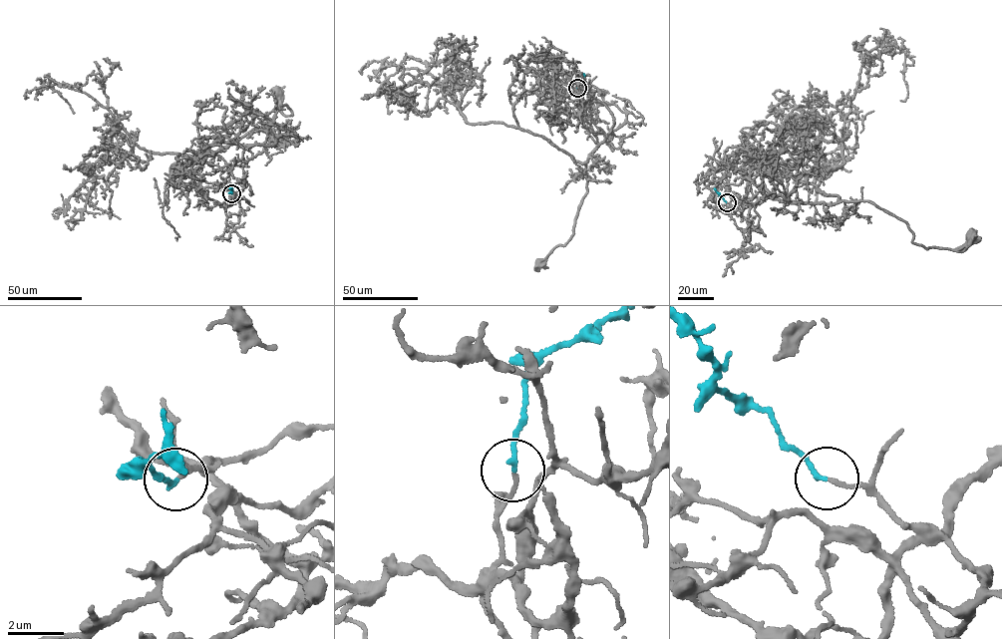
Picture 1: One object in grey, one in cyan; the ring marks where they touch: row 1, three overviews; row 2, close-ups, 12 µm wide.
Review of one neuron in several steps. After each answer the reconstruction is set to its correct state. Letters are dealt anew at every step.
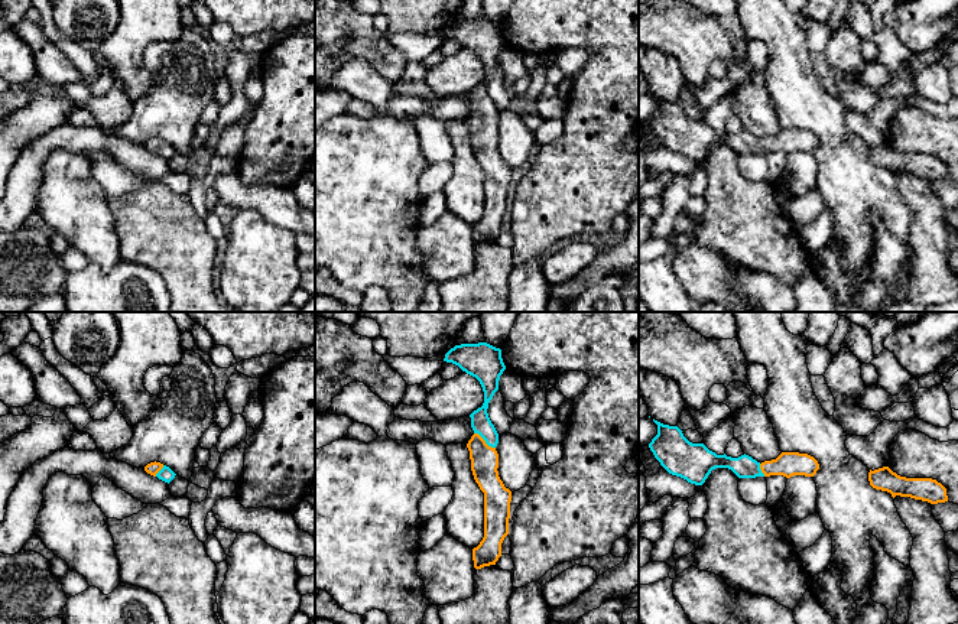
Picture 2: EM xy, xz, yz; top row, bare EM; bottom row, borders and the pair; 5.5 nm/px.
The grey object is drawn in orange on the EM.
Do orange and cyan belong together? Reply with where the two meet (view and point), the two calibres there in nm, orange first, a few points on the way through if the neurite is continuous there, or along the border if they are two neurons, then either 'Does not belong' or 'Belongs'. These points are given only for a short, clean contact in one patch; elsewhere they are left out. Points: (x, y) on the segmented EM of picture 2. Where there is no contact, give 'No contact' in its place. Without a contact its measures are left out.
Touches orange at xz (484, 441). Thickness 160 nm (orange) against 110 nm. Path across: xz (484, 460), (484, 441), (484, 429), (480, 422). Belongs

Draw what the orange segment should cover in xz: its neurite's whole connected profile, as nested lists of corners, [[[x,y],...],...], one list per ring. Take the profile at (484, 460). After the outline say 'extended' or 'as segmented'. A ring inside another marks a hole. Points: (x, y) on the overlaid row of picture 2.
[[[487,342],[455,345],[444,361],[475,377],[484,391],[483,406],[470,415],[474,435],[467,443],[474,480],[484,493],[484,537],[472,549],[474,568],[481,569],[496,565],[501,556],[501,543],[509,534],[512,491],[499,477],[499,433],[487,413],[506,365],[501,350]]] | extended

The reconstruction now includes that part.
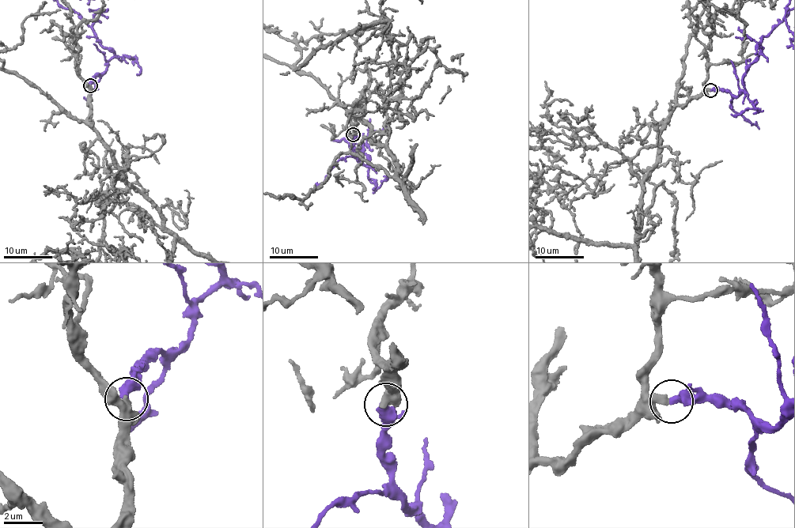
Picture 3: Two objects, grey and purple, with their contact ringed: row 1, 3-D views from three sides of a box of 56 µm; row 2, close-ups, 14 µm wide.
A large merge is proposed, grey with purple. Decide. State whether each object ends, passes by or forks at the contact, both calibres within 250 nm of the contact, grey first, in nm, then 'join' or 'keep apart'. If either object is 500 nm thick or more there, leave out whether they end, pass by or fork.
grey ends | purple ends | 340/480 nm | join

